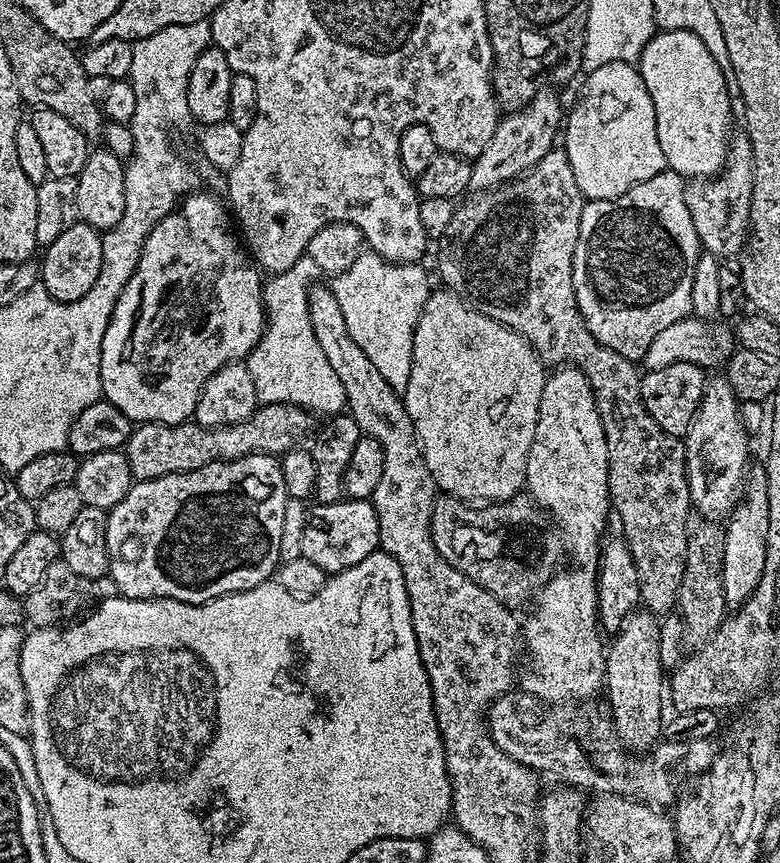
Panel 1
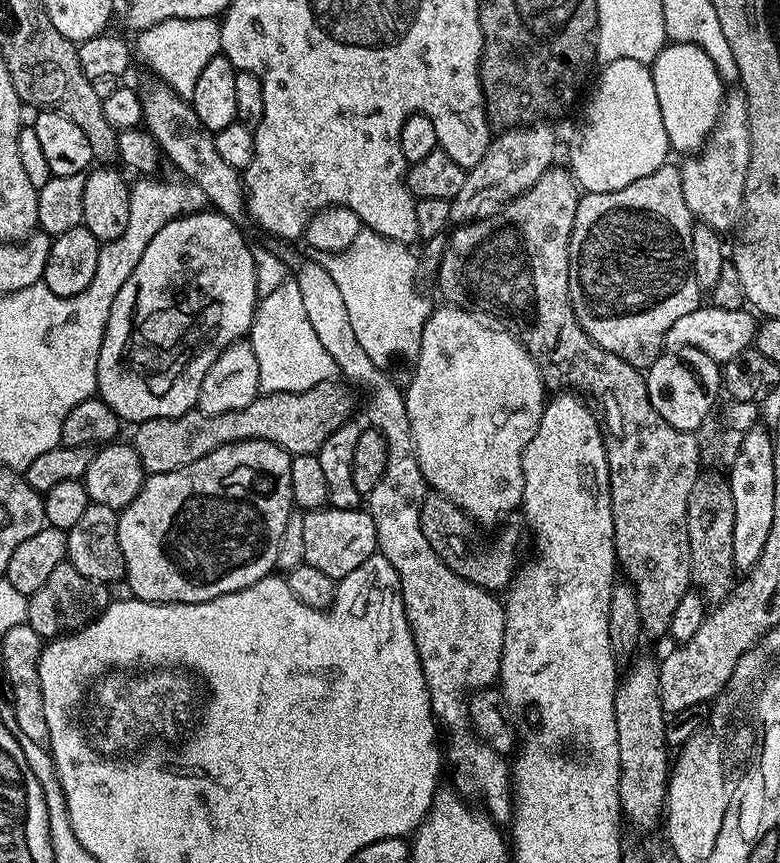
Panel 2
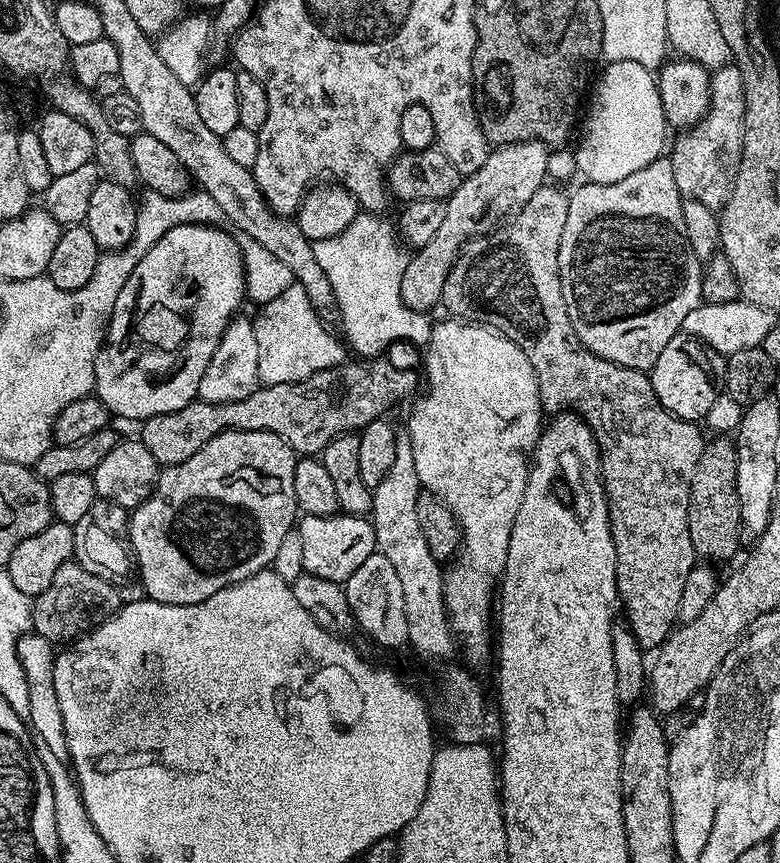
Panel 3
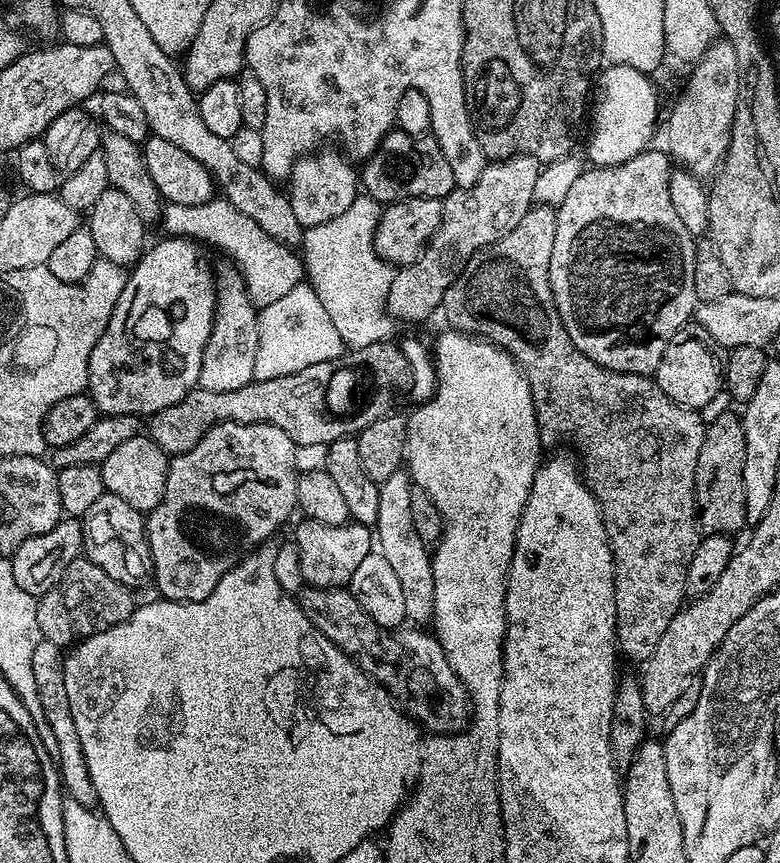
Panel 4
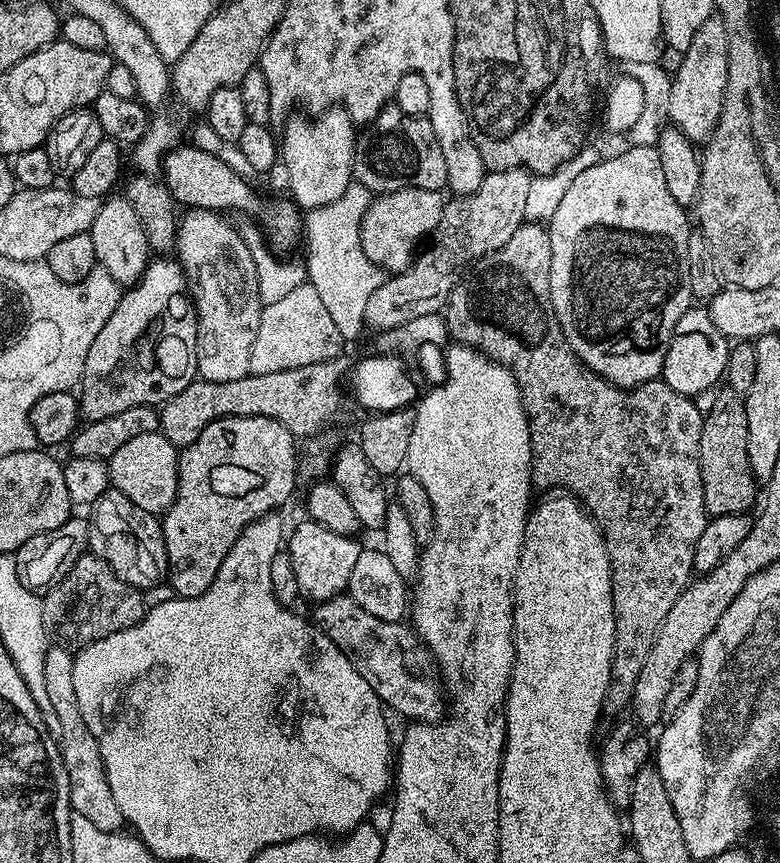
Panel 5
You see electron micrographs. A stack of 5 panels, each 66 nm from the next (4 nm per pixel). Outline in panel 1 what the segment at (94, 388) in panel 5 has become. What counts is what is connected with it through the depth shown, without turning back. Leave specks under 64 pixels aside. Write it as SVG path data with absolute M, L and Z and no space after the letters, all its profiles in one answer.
M197 190L185 196L169 216L162 218L162 222L158 222L154 226L154 230L150 230L150 238L146 238L146 246L142 246L138 266L134 270L130 282L126 282L126 290L122 290L122 294L114 306L114 314L106 326L106 334L102 338L100 377L102 378L103 399L118 406L118 410L122 410L122 414L126 414L126 418L136 424L185 423L195 413L198 398L210 377L218 370L222 370L222 366L234 364L247 358L265 332L264 290L262 278L260 280L261 273L251 255L246 251L245 245L234 227L234 220L229 209L221 201L220 205L216 201L219 199L215 195L203 191Z

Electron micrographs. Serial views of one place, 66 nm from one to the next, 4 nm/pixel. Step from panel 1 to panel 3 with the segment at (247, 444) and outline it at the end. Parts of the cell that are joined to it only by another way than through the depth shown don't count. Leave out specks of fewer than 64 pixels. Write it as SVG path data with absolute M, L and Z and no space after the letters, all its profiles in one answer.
M356 358L353 364L341 363L335 368L322 369L310 374L305 380L292 384L265 384L257 386L252 393L238 402L211 404L202 399L182 406L182 410L174 410L170 414L158 414L154 418L143 421L139 425L138 439L154 454L157 464L167 466L186 462L186 458L198 454L206 442L226 430L266 430L270 434L278 434L301 457L312 458L323 453L334 438L345 434L359 433L370 422L381 419L399 400L404 400L416 388L416 376L408 368L395 368L387 358Z

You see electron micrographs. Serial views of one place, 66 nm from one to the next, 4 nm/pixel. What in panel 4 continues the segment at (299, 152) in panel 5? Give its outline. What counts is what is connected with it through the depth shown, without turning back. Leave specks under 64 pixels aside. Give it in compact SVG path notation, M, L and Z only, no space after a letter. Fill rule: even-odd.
M317 151L296 161L292 165L290 185L292 192L288 196L290 206L294 210L294 218L305 230L330 222L349 209L358 195L358 172L350 163L347 156L336 152ZM352 167L352 168L351 168ZM357 188L357 189L356 189Z

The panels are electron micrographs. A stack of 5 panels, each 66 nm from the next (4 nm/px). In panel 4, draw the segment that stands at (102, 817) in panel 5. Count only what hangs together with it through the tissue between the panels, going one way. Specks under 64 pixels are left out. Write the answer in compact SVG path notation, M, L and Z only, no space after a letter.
M41 639L34 650L34 680L38 682L38 694L44 707L43 719L52 727L52 736L56 739L54 756L60 769L60 781L65 793L82 806L92 808L97 803L94 782L90 782L90 770L82 752L82 742L78 742L78 730L74 730L74 718L70 714L70 702L66 698L64 685L65 653L54 642Z

